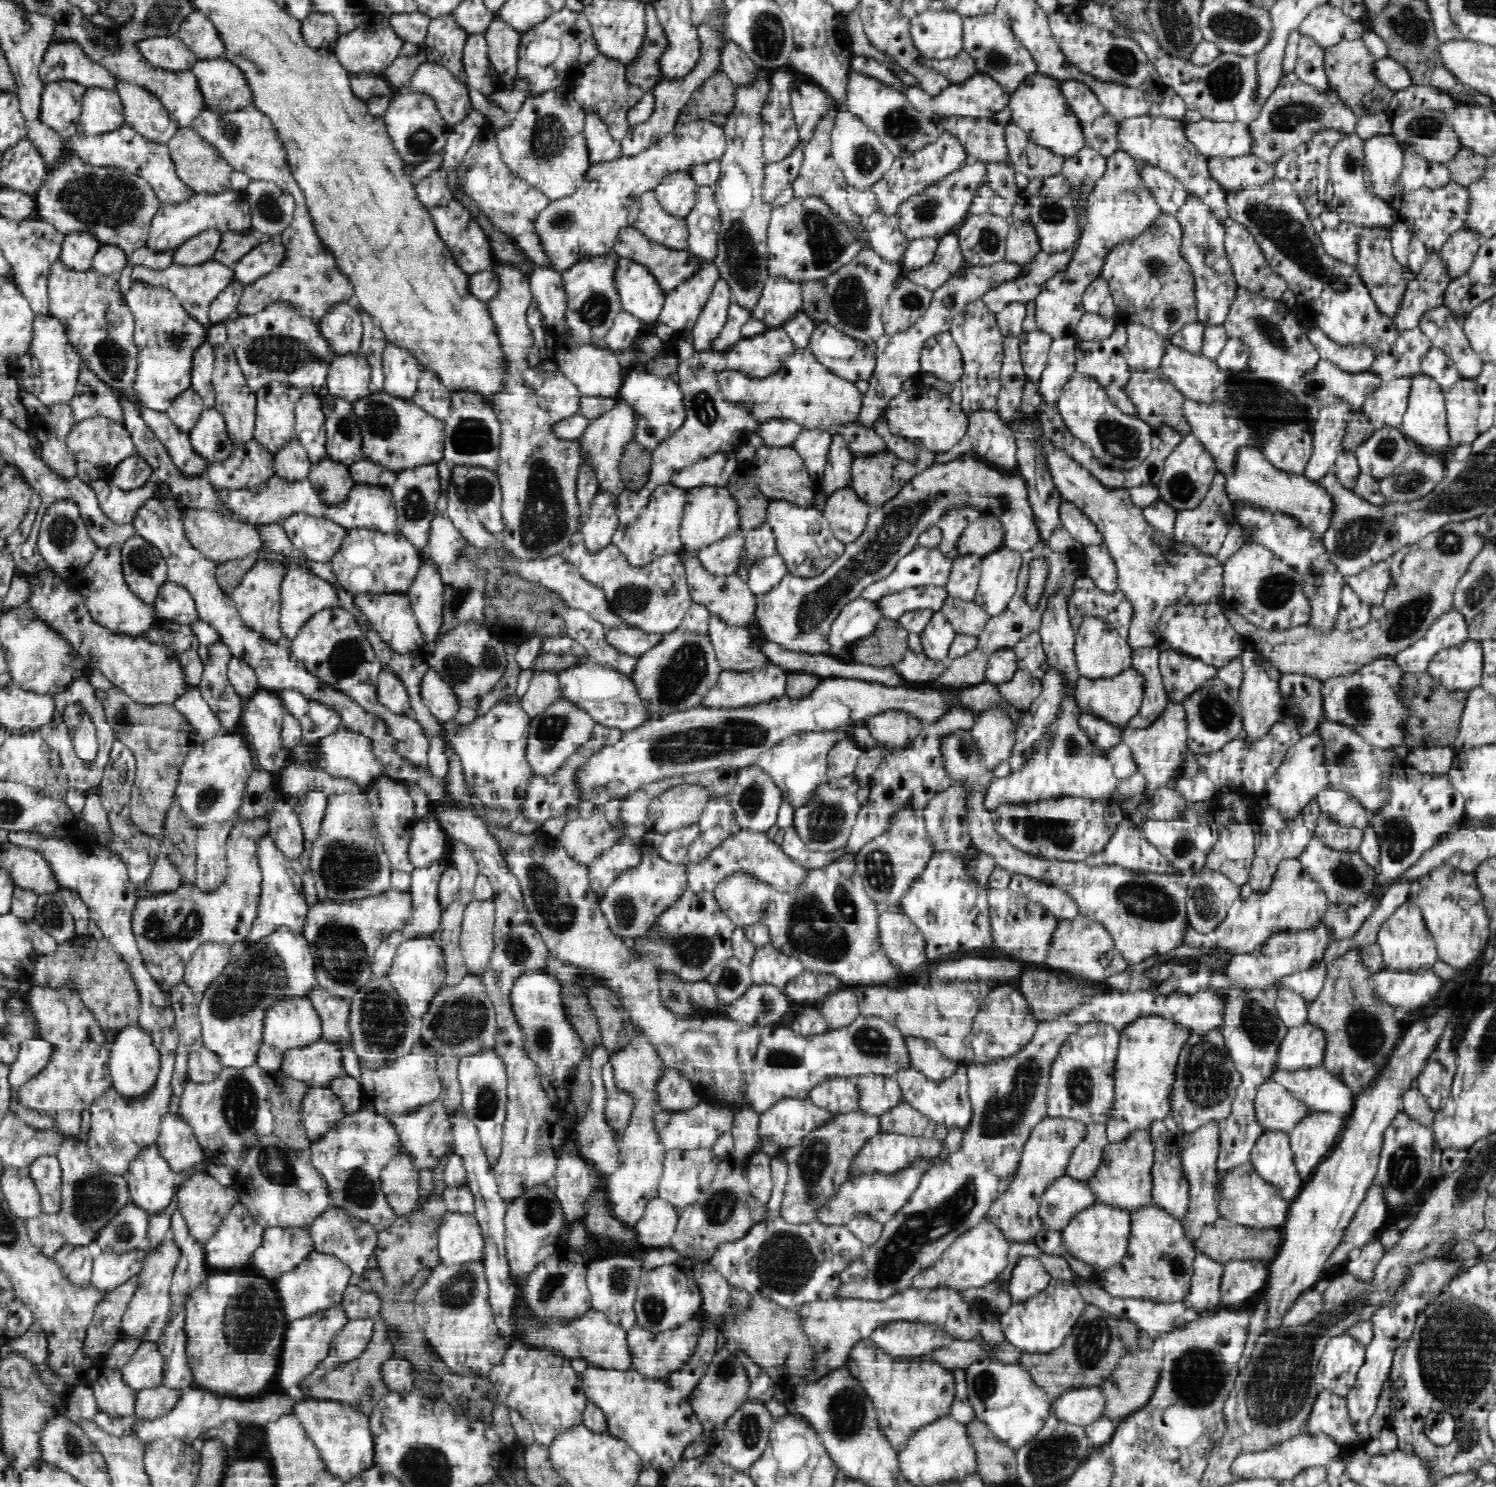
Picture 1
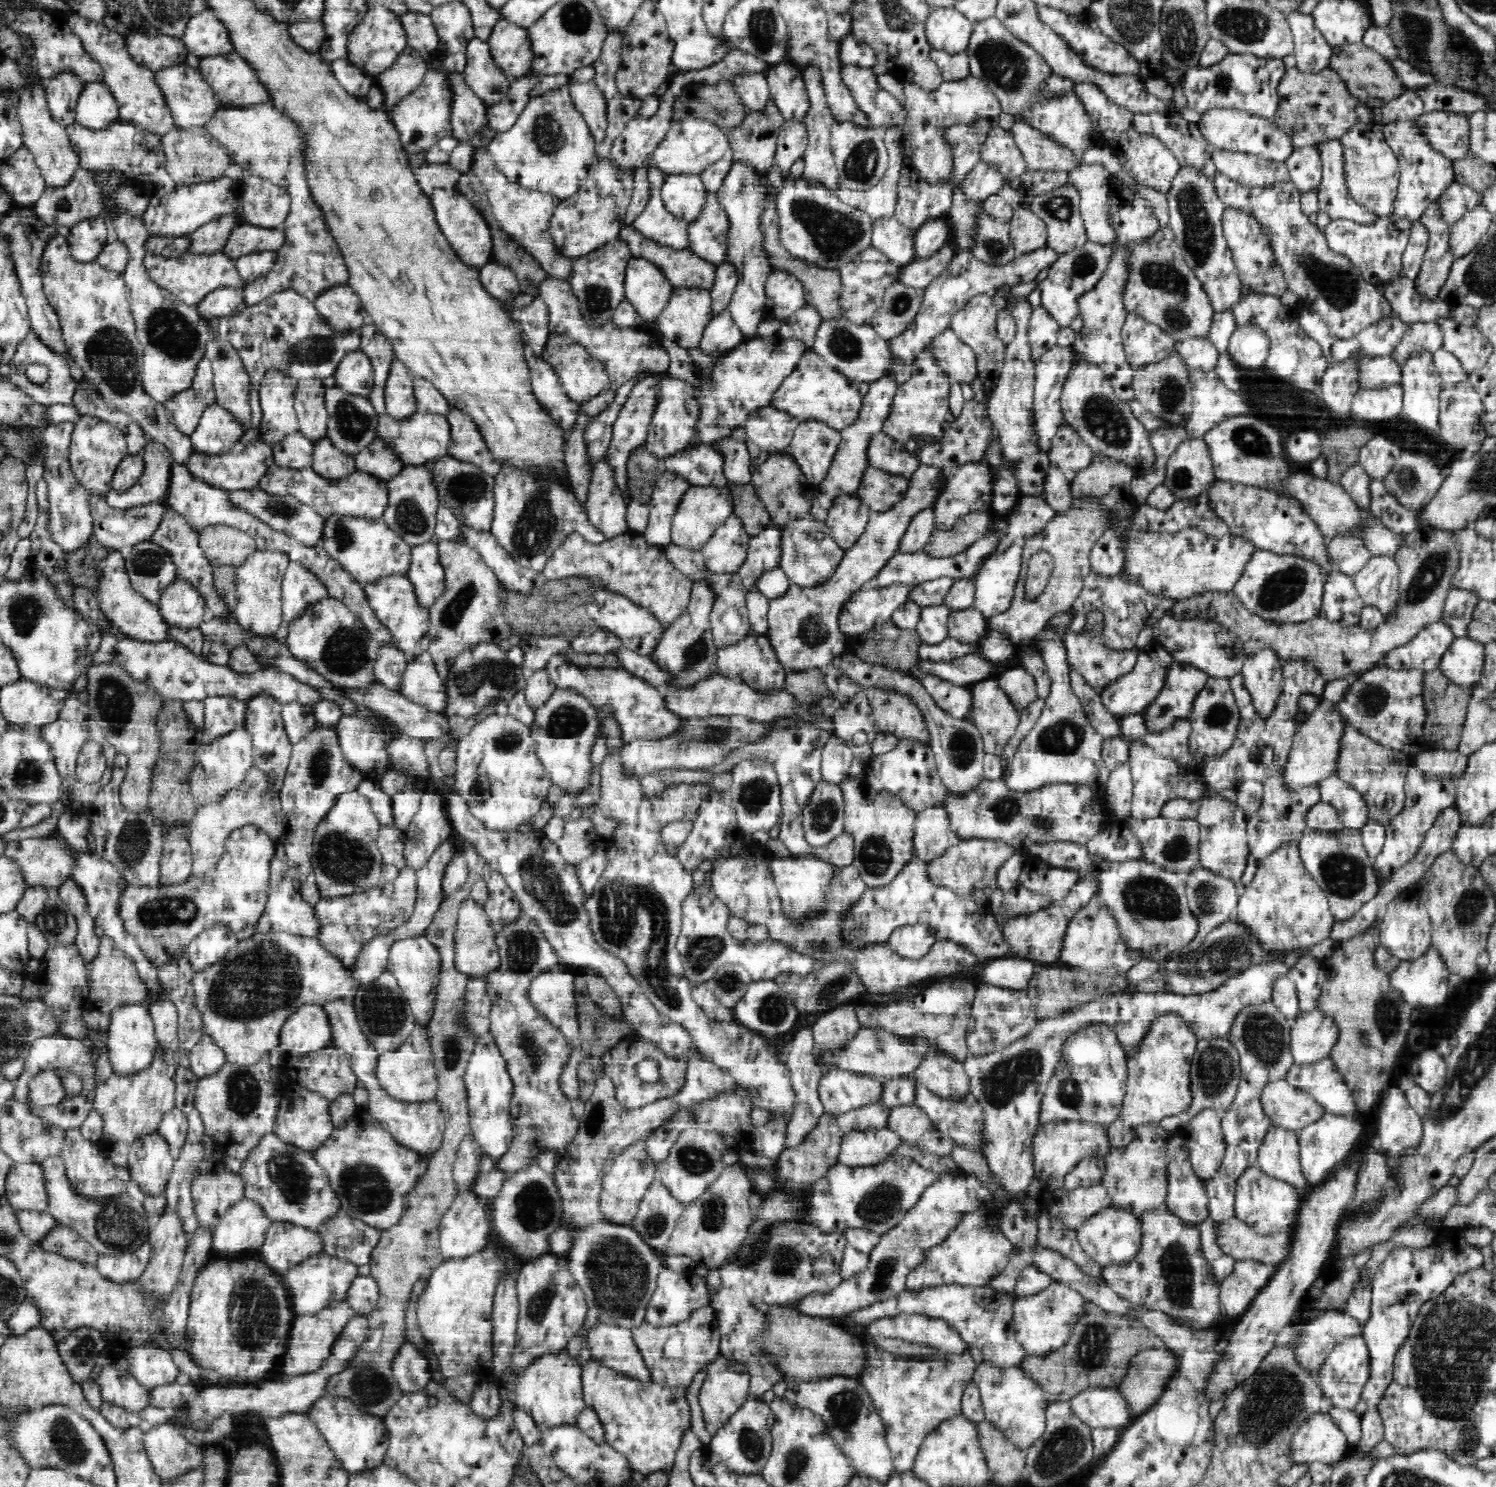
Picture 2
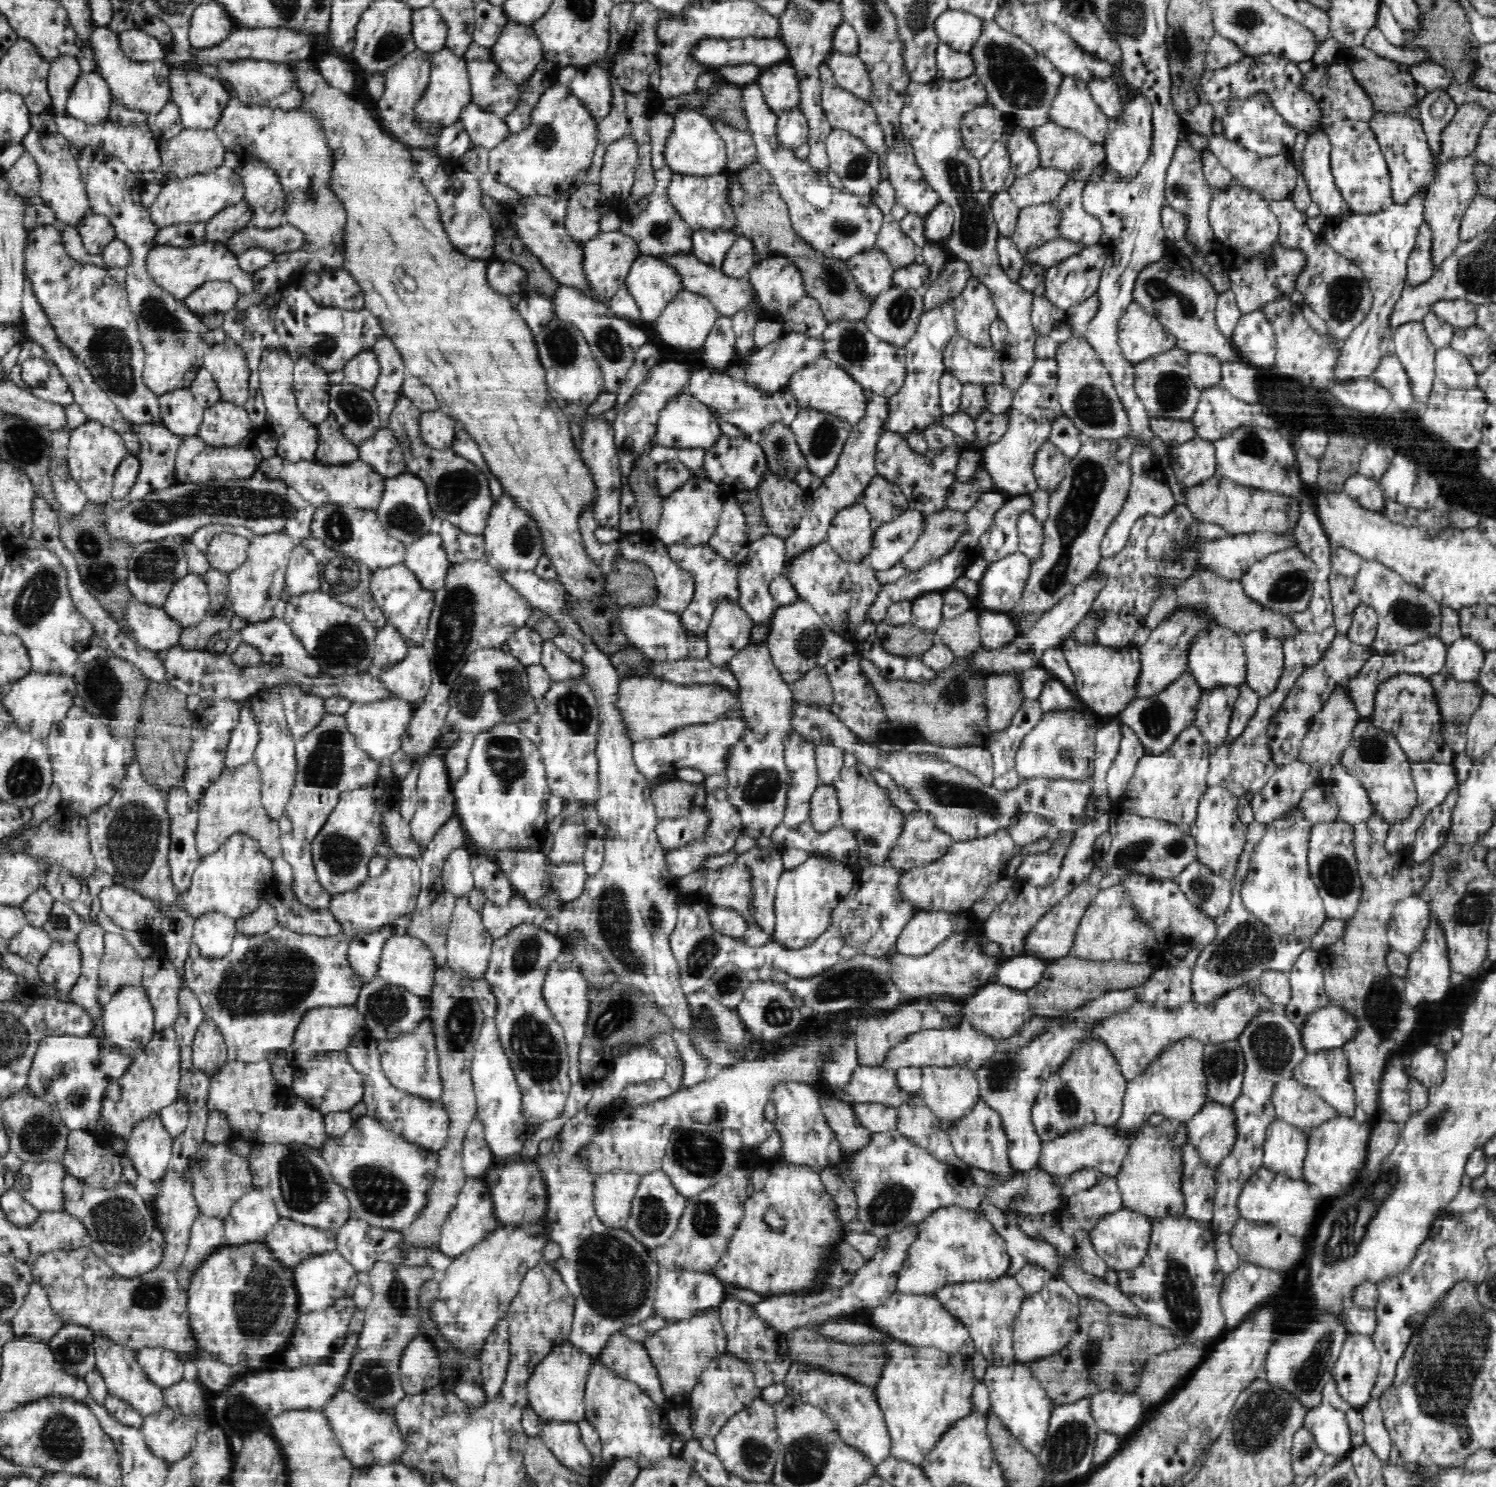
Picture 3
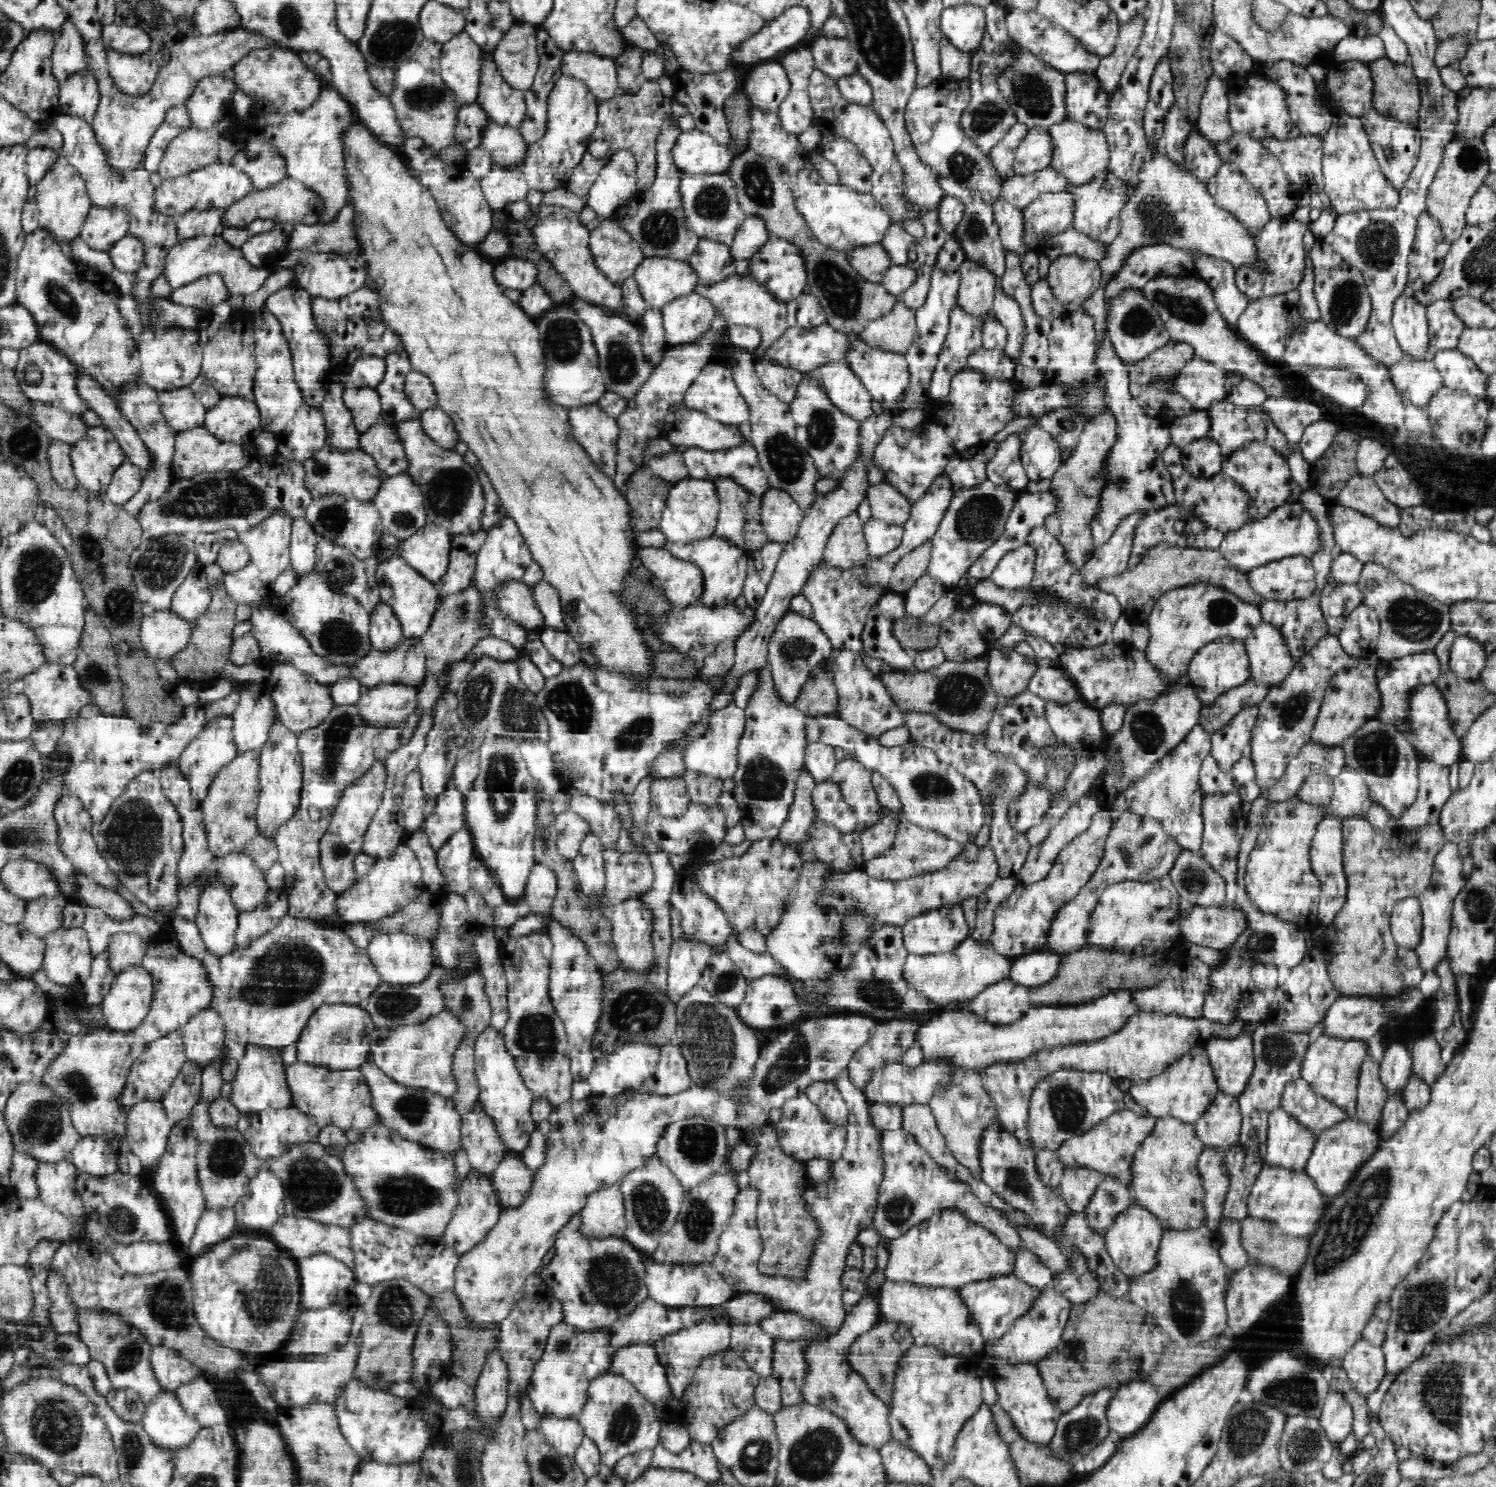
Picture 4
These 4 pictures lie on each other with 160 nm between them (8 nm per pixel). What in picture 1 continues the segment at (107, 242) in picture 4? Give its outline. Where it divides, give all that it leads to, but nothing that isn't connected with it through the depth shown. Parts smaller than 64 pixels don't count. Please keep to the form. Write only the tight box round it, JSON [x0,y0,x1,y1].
[58,233,100,272]

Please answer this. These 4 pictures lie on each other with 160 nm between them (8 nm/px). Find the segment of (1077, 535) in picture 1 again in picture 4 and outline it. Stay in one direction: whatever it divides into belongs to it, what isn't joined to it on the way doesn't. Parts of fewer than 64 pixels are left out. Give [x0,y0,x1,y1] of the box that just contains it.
[1020,426,1062,482]

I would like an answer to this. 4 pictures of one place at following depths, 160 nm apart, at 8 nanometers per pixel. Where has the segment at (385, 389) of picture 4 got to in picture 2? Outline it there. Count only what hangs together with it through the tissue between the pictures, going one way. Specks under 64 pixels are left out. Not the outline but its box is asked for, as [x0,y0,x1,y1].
[358,320,394,412]

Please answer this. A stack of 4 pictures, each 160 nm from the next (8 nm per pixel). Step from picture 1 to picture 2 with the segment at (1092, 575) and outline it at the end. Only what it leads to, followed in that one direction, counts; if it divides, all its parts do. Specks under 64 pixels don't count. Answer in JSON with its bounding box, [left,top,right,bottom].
[1089,530,1124,579]

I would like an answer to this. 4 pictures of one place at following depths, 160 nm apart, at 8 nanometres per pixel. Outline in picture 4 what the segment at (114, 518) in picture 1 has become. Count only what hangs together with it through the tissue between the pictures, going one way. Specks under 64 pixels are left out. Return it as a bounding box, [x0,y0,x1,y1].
[118,383,177,516]

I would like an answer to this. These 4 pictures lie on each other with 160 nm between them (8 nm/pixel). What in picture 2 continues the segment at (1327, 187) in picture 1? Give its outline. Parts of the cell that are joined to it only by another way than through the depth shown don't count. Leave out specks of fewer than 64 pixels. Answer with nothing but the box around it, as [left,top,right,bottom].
[1284,145,1323,194]

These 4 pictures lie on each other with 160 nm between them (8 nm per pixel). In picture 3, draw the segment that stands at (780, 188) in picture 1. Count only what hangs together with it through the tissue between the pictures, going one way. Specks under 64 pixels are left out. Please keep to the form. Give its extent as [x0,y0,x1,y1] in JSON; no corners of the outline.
[776,106,809,151]

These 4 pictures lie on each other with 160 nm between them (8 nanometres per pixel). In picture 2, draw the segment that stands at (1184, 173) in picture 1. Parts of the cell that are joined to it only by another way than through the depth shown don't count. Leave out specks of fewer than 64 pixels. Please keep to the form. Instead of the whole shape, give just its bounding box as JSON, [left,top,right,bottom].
[1131,112,1217,182]

